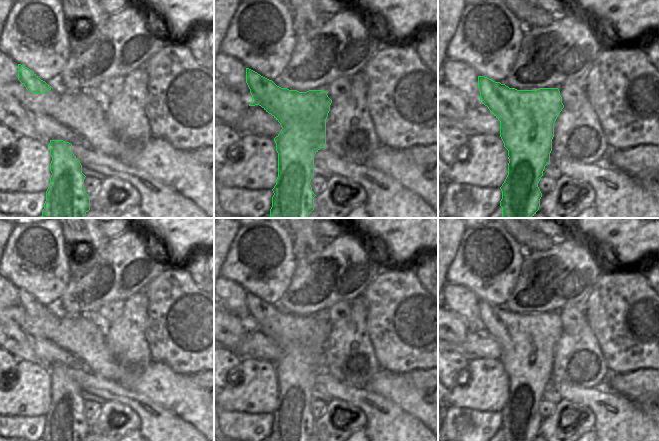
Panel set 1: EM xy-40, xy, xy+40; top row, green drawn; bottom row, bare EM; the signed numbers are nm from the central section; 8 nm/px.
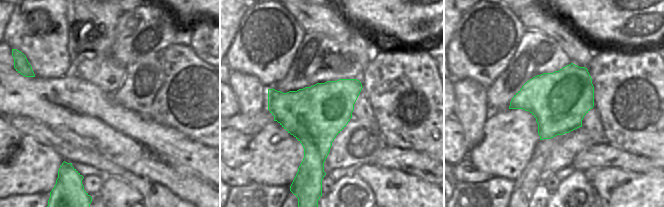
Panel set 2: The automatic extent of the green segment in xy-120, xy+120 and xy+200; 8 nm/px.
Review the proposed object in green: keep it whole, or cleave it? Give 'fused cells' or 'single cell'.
single cell

